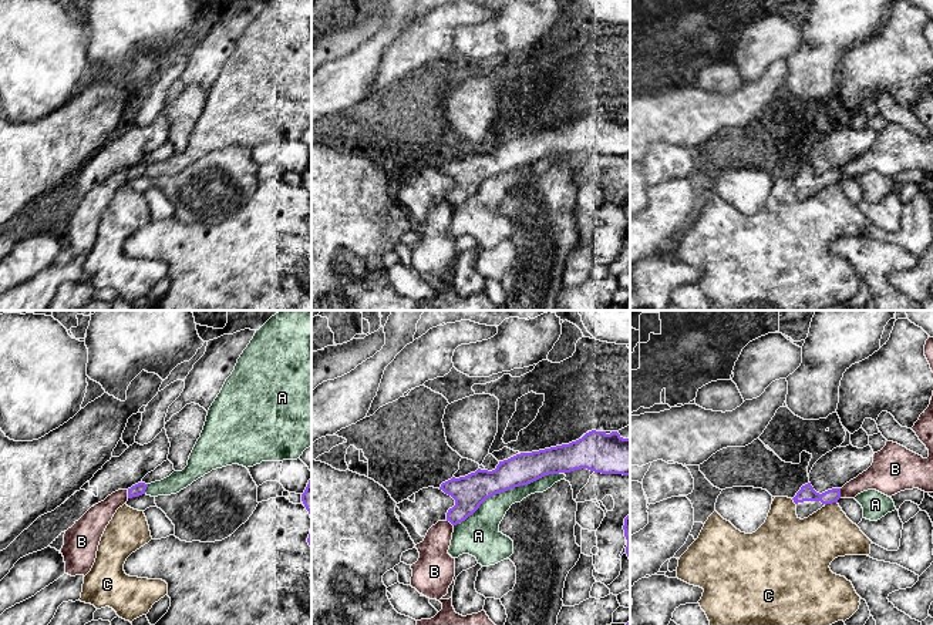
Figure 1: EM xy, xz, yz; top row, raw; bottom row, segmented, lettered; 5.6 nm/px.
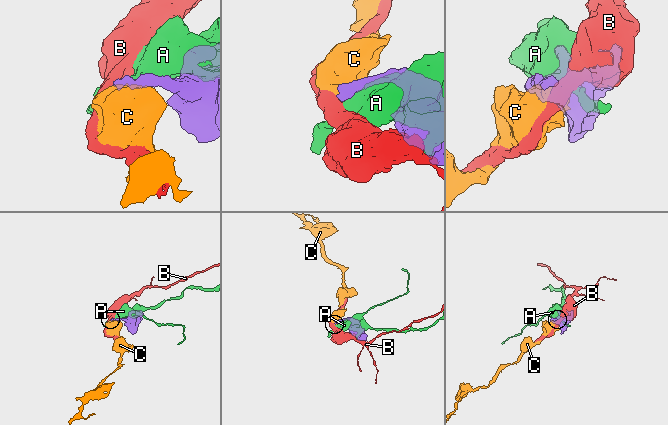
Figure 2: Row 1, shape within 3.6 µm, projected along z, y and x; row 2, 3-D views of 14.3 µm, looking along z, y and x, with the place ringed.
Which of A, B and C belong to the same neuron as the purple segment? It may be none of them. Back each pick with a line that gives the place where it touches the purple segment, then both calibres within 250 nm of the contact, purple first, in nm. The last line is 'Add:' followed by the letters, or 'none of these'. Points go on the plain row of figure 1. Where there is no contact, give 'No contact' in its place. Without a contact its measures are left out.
Add: none of these

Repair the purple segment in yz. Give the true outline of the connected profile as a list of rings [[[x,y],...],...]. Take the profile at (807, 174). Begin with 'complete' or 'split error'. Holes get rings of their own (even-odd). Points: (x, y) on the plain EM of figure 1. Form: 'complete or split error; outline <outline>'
split error; outline [[[811,164],[801,168],[792,179],[796,185],[796,196],[804,201],[825,188],[826,185],[838,184],[841,179],[841,169],[832,169],[822,175],[816,174]]]

